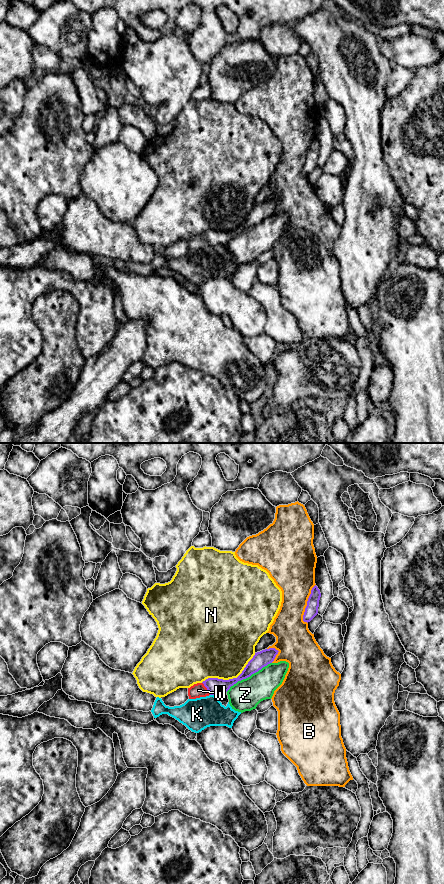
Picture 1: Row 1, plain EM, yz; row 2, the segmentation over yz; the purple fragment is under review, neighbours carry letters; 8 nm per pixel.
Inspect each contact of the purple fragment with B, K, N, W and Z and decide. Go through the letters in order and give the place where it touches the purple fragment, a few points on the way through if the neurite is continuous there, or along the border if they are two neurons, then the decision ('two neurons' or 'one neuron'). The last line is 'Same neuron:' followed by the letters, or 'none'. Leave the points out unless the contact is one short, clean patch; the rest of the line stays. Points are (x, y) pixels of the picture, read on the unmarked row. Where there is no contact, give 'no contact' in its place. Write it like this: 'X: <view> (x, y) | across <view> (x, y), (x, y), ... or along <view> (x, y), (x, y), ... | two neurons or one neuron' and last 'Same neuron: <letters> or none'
B: yz (307, 156) | two neurons
K: yz (212, 246) | two neurons
N: yz (230, 231) | two neurons
W: yz (206, 239) | across yz (214, 237), (206, 239), (198, 242) | one neuron
Z: yz (248, 228) | two neurons
Same neuron: W

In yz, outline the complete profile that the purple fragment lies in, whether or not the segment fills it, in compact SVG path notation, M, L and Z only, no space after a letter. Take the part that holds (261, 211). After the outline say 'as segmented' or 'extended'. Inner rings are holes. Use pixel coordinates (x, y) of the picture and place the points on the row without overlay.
M269 200L255 205L253 210L248 214L242 225L237 230L229 232L208 230L202 235L194 236L188 240L189 251L215 247L218 244L227 244L230 239L236 236L238 233L250 229L252 226L272 215L278 204L279 203L275 200Z; extended

